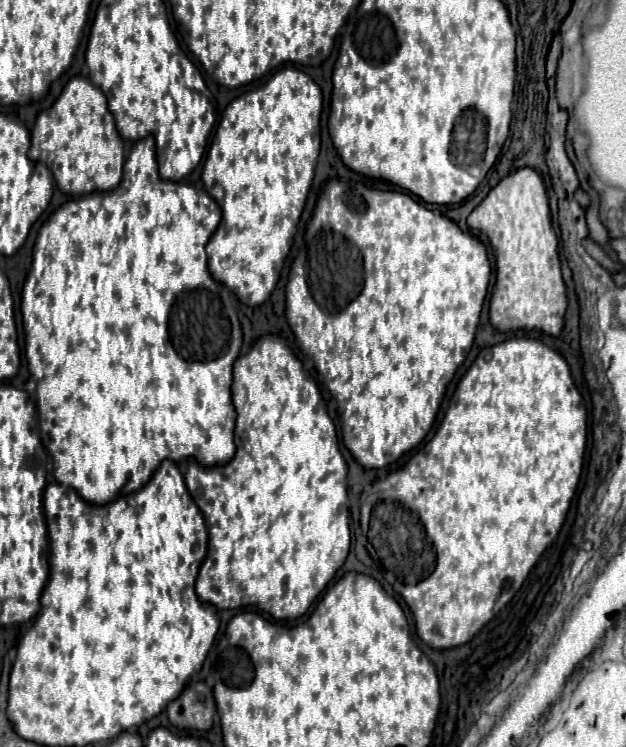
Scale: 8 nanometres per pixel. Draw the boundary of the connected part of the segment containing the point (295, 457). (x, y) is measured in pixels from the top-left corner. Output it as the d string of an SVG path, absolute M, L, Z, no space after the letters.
M264 336L248 354L234 362L232 402L238 414L236 456L218 470L190 462L184 476L210 534L208 556L196 580L196 594L204 604L214 604L218 610L254 606L276 620L296 620L308 612L310 604L328 586L348 556L348 468L338 448L334 422L320 400L318 386L304 374L300 360L284 340Z

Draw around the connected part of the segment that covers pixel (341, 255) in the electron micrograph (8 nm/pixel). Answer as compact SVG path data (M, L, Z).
M338 180L328 182L322 198L314 208L314 216L308 224L304 240L306 240L306 254L302 260L292 262L290 280L286 284L286 320L302 352L314 360L316 370L322 376L326 388L340 404L342 440L346 448L352 452L352 456L364 470L386 468L388 464L396 462L402 454L416 448L432 430L446 386L450 384L458 366L464 362L466 354L472 348L490 280L490 262L486 248L474 236L462 232L452 220L424 208L420 202L416 202L404 192L382 192L366 188L360 182L338 182Z

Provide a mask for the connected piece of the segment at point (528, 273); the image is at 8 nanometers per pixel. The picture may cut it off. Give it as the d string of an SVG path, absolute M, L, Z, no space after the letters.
M520 168L514 174L500 180L490 194L482 200L478 208L468 216L468 226L472 230L484 232L492 248L496 252L496 286L490 298L490 322L500 332L510 330L542 330L546 334L558 336L564 326L564 312L566 312L566 288L560 272L560 258L558 258L558 238L552 230L548 196L543 180L539 173L532 168Z

